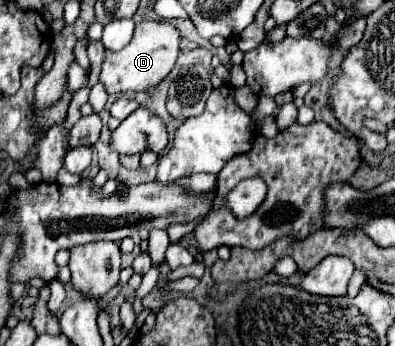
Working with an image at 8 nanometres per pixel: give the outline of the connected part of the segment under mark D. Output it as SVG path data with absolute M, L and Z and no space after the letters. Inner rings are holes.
M168 20L136 24L134 36L124 50L118 50L118 52L106 50L106 58L102 62L102 72L100 72L100 80L106 92L128 94L128 92L140 92L156 86L162 78L166 78L172 72L178 60L178 38L180 38L178 28Z

